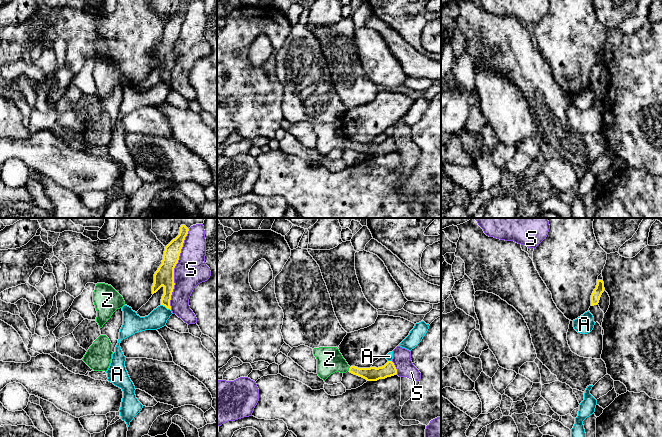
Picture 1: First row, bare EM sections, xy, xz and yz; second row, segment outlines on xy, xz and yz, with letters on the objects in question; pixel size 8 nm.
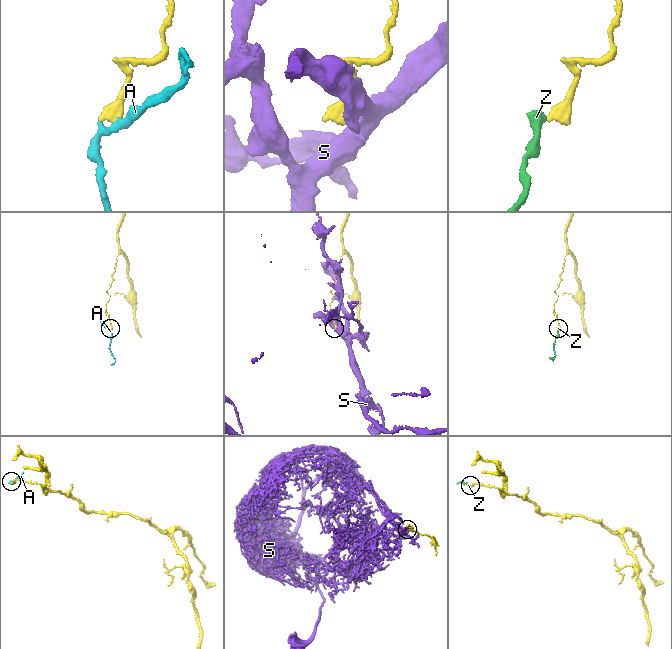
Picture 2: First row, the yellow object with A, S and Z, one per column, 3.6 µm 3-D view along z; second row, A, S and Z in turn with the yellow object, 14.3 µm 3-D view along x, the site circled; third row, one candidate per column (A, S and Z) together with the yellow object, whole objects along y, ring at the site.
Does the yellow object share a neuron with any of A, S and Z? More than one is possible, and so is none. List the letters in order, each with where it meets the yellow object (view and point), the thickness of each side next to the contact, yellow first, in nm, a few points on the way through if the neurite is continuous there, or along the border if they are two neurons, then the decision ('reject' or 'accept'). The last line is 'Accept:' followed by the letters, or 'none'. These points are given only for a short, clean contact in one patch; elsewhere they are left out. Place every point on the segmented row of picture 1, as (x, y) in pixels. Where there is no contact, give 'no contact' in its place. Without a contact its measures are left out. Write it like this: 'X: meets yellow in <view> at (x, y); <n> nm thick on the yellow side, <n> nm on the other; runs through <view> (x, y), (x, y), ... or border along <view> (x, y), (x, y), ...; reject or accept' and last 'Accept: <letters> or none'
A: meets yellow in xy at (166, 307); 160 nm thick on the yellow side, 150 nm on the other; reject
S: meets yellow in xy at (173, 269); 160 nm thick on the yellow side, 260 nm on the other; reject
Z: meets yellow in xz at (349, 369); 110 nm thick on the yellow side, 200 nm on the other; runs through xz (370, 374), (349, 369), (329, 359); accept
Accept: Z

